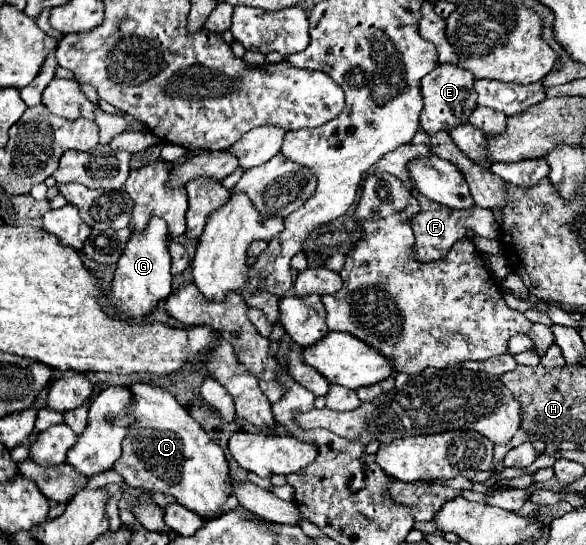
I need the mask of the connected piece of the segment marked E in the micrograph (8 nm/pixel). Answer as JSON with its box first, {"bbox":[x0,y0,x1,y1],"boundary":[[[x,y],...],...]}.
{"bbox":[420,64,476,134],"boundary":[[[440,64],[422,80],[422,100],[424,108],[420,112],[420,128],[428,134],[436,134],[440,130],[450,132],[456,126],[468,122],[470,114],[476,108],[476,90],[474,90],[474,76],[468,70],[462,70],[454,64]]]}

